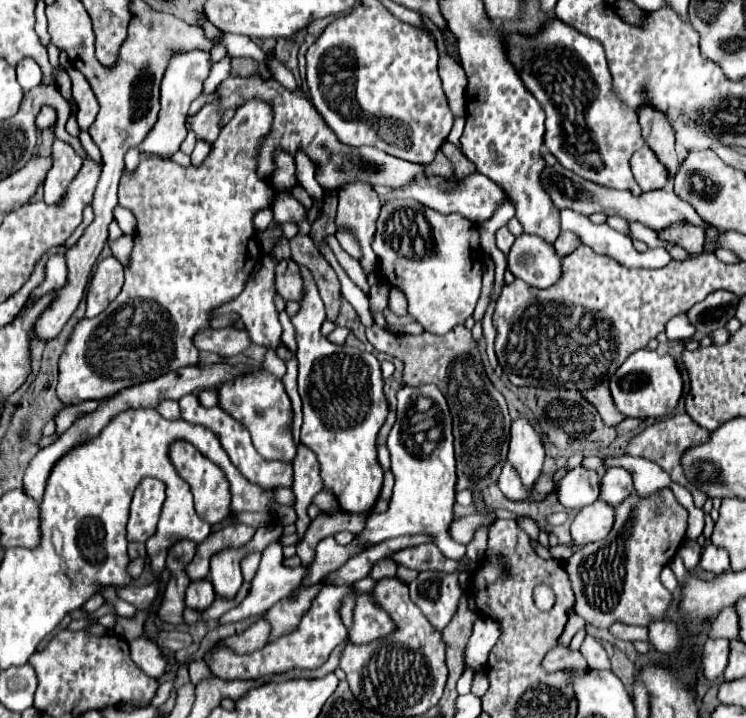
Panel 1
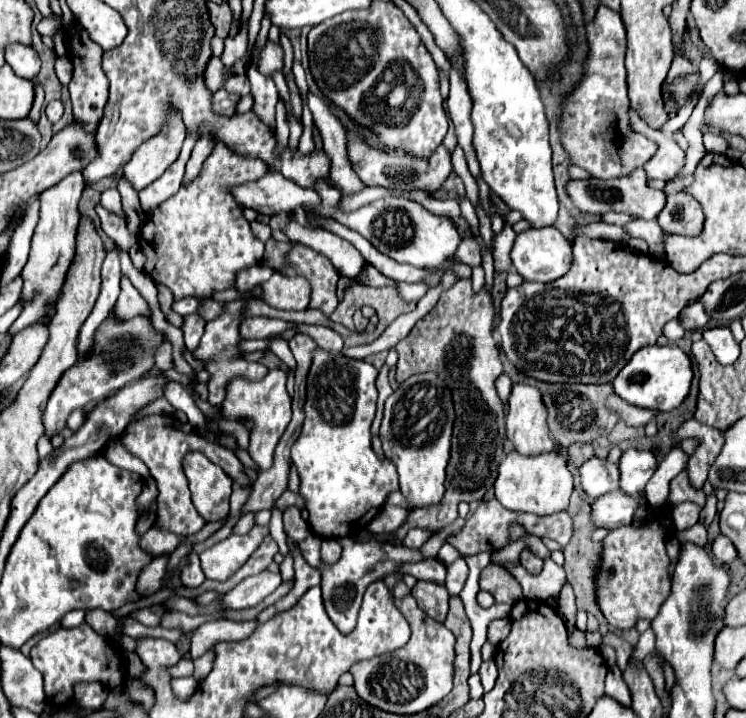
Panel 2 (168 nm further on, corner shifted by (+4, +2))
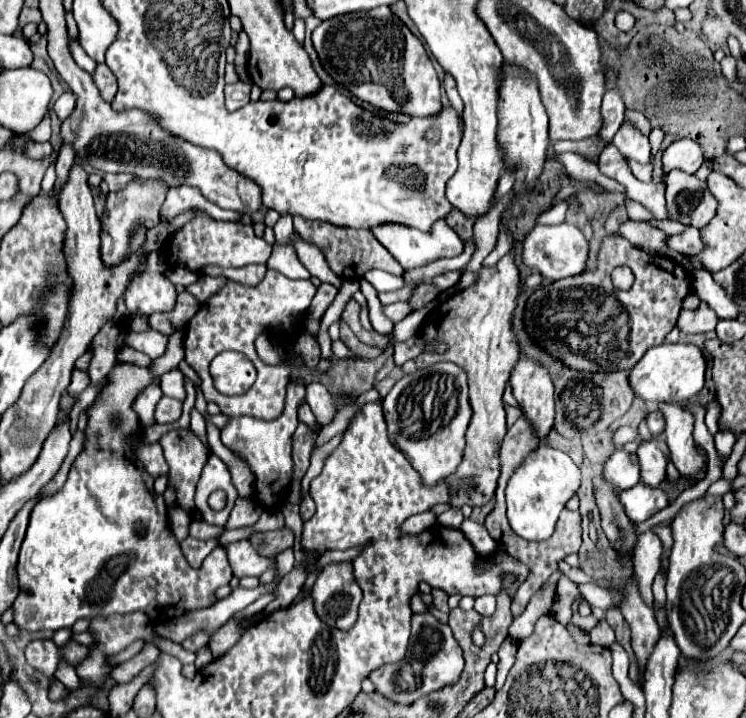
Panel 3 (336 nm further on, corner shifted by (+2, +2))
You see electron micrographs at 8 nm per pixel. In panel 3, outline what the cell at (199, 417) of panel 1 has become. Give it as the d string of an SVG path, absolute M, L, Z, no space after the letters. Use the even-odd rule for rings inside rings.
M170 369L160 377L160 387L162 393L168 397L176 397L176 399L184 399L184 375L180 369Z

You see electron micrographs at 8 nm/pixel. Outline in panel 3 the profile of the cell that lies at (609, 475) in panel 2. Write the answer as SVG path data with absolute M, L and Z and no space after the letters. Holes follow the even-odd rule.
M618 449L608 461L604 463L604 477L616 489L630 489L640 483L640 463L634 453Z

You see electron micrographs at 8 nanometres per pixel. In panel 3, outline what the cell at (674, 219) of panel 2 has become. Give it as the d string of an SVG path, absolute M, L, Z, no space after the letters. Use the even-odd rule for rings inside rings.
M684 171L666 175L666 201L670 219L702 229L716 215L716 197L708 191L706 181Z

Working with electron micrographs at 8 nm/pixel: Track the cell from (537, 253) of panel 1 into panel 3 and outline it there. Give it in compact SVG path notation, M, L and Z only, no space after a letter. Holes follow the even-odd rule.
M536 225L524 241L524 263L542 273L546 281L558 281L584 271L588 261L588 241L576 225Z

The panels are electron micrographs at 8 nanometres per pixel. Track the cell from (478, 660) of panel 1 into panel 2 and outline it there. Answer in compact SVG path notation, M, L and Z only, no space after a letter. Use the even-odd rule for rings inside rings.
M494 619L488 625L488 643L498 645L498 643L502 643L502 639L506 639L508 633L510 633L510 621L508 619Z

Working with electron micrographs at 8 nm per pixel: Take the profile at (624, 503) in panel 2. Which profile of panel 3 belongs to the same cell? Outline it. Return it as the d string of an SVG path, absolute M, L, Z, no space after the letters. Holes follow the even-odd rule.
M638 483L632 489L622 491L618 499L634 523L642 523L650 519L656 511L668 505L668 495L662 489L652 489L644 483Z

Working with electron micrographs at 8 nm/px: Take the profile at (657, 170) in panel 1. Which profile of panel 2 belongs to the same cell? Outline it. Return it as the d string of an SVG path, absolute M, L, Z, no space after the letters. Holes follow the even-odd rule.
M630 111L630 121L634 123L632 127L636 131L640 131L644 137L654 139L654 143L658 143L658 151L646 161L644 171L646 171L646 179L672 179L678 169L684 165L684 151L674 143L674 139L668 133L662 131L654 131L650 129L634 111Z

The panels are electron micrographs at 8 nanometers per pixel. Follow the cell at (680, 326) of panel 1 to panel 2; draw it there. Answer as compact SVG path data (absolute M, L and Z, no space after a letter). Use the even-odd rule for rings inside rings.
M696 301L696 303L692 303L692 305L686 305L686 307L680 311L678 321L680 321L680 325L682 325L686 331L696 331L696 329L706 327L708 315L706 315L702 303Z

